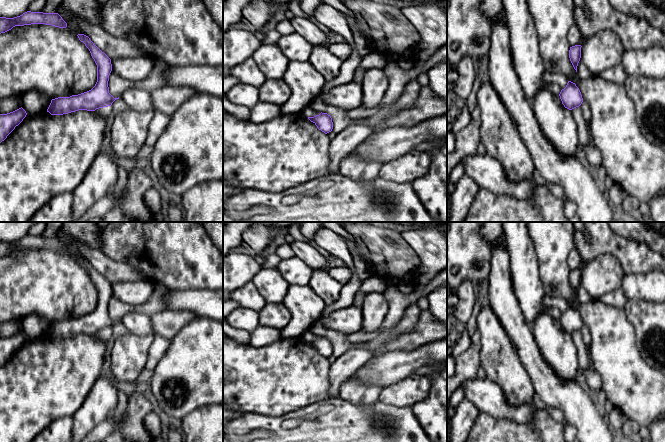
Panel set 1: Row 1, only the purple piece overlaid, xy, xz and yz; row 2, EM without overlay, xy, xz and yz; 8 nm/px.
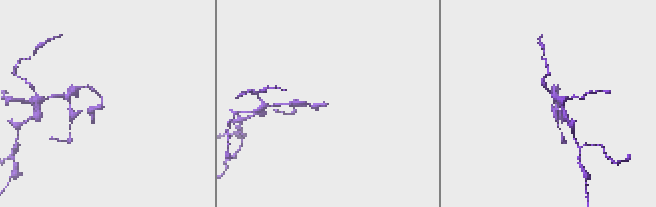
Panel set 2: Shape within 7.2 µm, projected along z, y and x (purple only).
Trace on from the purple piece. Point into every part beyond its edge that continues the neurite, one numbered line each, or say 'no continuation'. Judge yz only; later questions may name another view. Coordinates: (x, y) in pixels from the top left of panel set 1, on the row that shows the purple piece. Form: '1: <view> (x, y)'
no continuation

